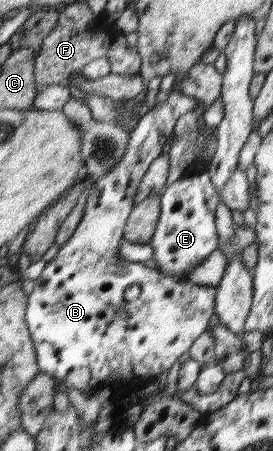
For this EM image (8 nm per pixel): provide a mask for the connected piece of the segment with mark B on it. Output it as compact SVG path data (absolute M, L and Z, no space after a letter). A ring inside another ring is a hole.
M172 89L169 92L169 97L165 101L157 103L155 110L149 111L137 122L137 125L130 131L130 137L125 152L119 159L119 162L109 170L106 175L92 181L91 188L86 192L86 205L84 206L83 216L81 217L77 228L74 230L73 236L69 238L68 242L65 242L65 245L59 248L57 256L53 257L53 260L45 266L41 276L34 281L35 286L33 291L29 293L27 299L25 322L27 323L34 344L40 373L49 375L53 374L53 378L57 379L57 383L62 389L75 389L81 391L89 387L90 390L92 390L91 392L96 392L97 390L109 392L112 385L124 384L126 382L129 383L130 381L135 380L135 378L149 380L149 378L159 377L159 375L163 373L168 373L169 368L179 360L179 356L185 354L185 352L189 350L189 346L195 344L197 338L205 333L205 328L207 328L207 324L209 324L209 320L211 320L211 316L213 316L215 288L211 288L211 286L199 286L196 283L190 282L188 279L177 282L176 280L173 280L173 278L169 278L169 276L159 274L159 272L153 268L148 268L143 263L129 263L125 258L121 257L121 254L119 254L119 243L121 243L121 239L124 238L124 228L128 216L135 205L134 200L136 200L136 194L138 194L140 182L144 180L152 162L163 153L164 146L165 144L168 144L167 140L169 136L173 134L174 126L180 116L183 116L183 114L188 113L189 111L199 111L199 108L200 102L196 98L185 96L179 91L179 89ZM135 285L139 286L141 293L138 298L135 298L135 300L129 300L129 302L127 302L124 298L125 290Z

